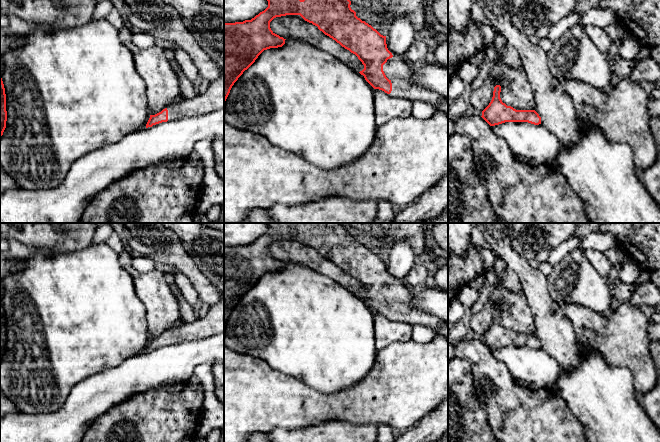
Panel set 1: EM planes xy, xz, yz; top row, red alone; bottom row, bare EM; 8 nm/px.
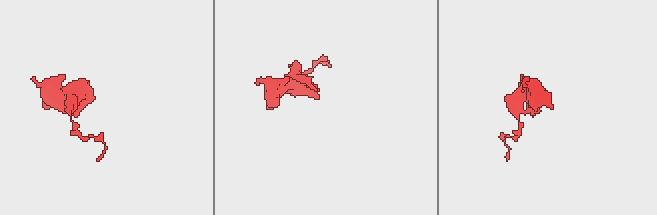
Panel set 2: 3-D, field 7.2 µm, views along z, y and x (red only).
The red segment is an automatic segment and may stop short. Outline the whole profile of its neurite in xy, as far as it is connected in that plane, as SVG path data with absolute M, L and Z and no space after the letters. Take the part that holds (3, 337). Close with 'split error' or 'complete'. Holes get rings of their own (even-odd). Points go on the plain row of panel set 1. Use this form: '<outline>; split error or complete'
M0 300L0 362L6 352L7 335L6 335L6 318L5 312Z; complete

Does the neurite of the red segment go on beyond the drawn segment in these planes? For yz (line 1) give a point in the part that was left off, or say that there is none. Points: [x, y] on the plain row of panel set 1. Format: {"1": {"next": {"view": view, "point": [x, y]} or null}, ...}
{"1": {"next": null}}

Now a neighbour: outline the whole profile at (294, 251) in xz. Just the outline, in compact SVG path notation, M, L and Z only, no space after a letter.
M300 239L276 241L270 246L270 252L273 257L284 263L304 265L330 277L357 296L364 293L364 289L355 278L325 259L317 250L305 245Z

